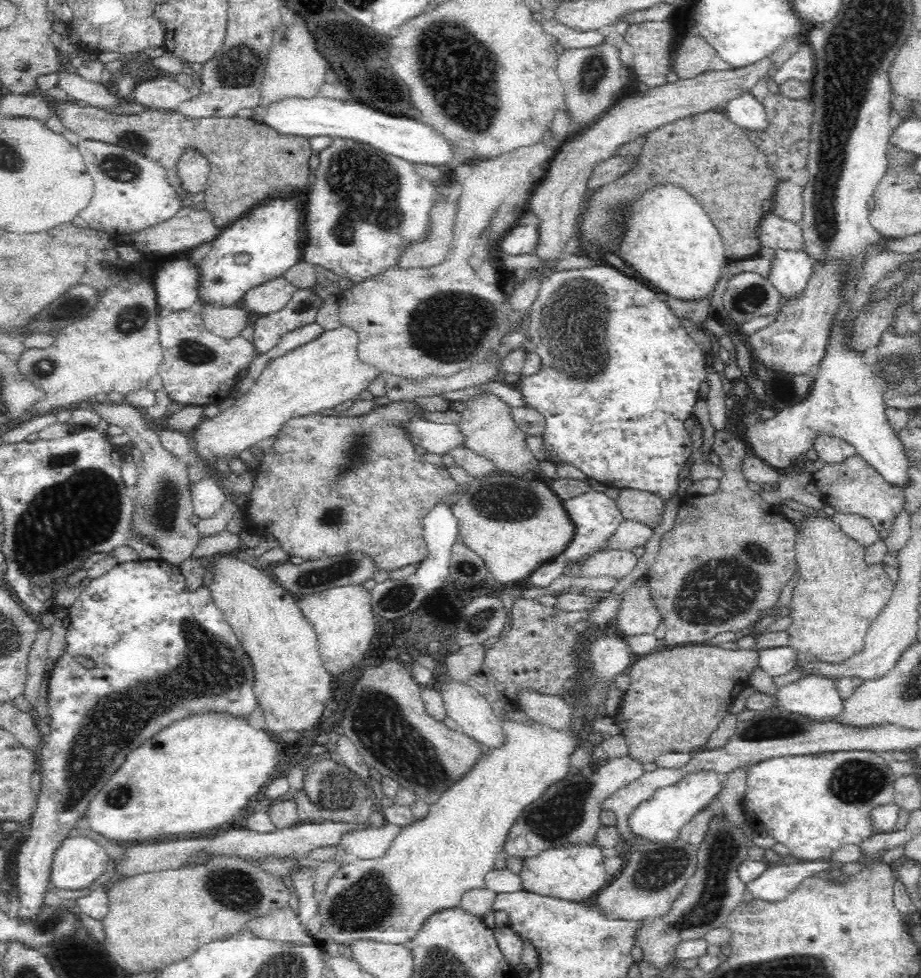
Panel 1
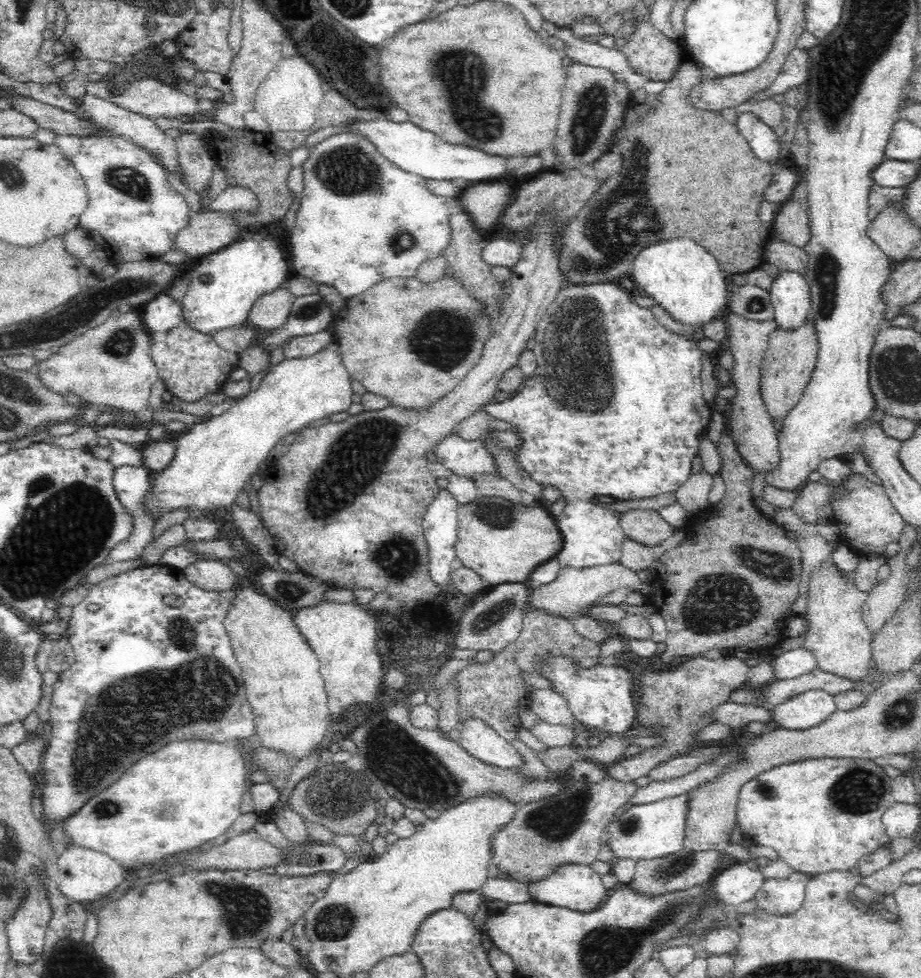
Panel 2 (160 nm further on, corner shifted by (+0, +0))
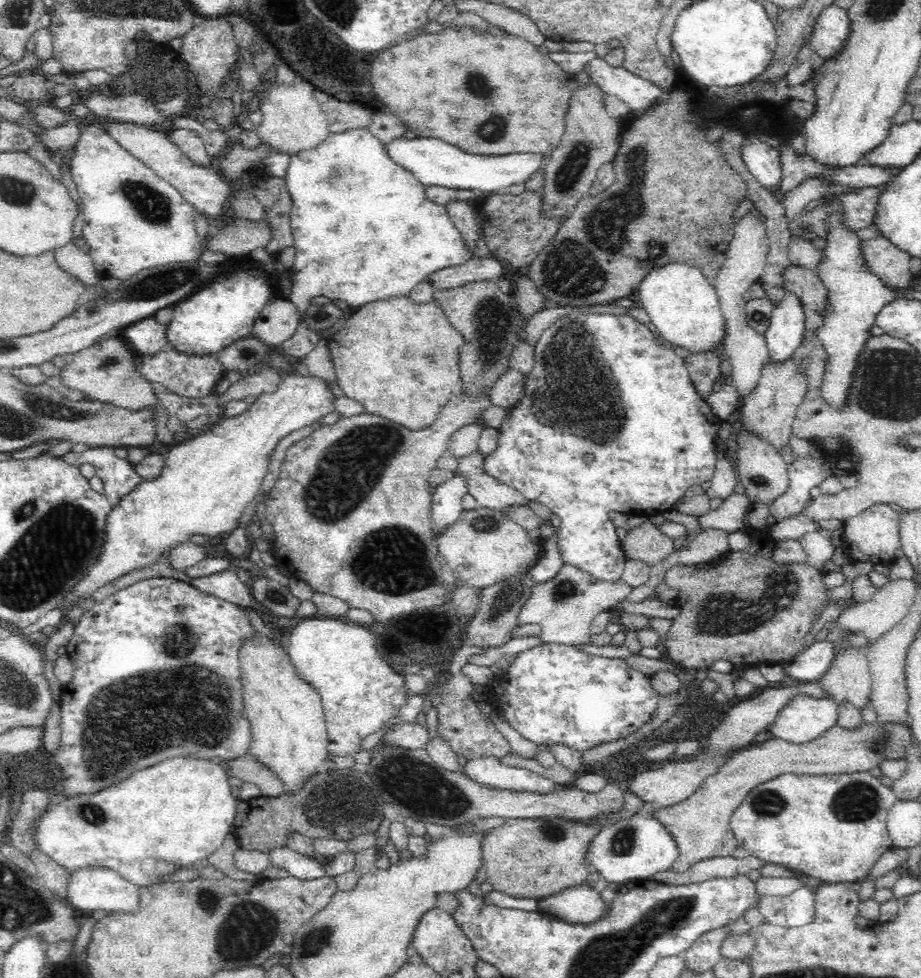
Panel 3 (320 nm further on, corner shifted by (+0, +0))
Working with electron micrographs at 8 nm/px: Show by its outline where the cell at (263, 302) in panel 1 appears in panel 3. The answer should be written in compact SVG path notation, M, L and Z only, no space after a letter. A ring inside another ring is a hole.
M281 296L266 303L259 314L254 322L253 336L268 346L280 347L296 333L301 321L296 304Z

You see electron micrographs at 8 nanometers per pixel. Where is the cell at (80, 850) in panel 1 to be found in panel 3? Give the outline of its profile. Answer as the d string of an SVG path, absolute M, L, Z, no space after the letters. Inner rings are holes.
M86 865L76 867L69 872L65 896L69 905L78 913L84 915L93 910L112 911L133 911L138 902L138 885L122 878L122 875L102 865Z

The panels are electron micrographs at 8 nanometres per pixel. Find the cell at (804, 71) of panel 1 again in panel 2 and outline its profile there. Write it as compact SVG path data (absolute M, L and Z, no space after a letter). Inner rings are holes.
M797 47L790 51L787 59L782 65L779 75L774 82L764 90L754 94L754 100L764 100L771 98L774 94L784 94L792 87L802 86L806 88L806 82L809 80L809 53L806 49Z

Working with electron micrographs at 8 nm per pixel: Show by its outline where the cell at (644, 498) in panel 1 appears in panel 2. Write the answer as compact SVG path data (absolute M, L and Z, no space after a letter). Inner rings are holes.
M634 508L619 515L624 536L648 546L657 546L674 533L674 528L656 510Z

